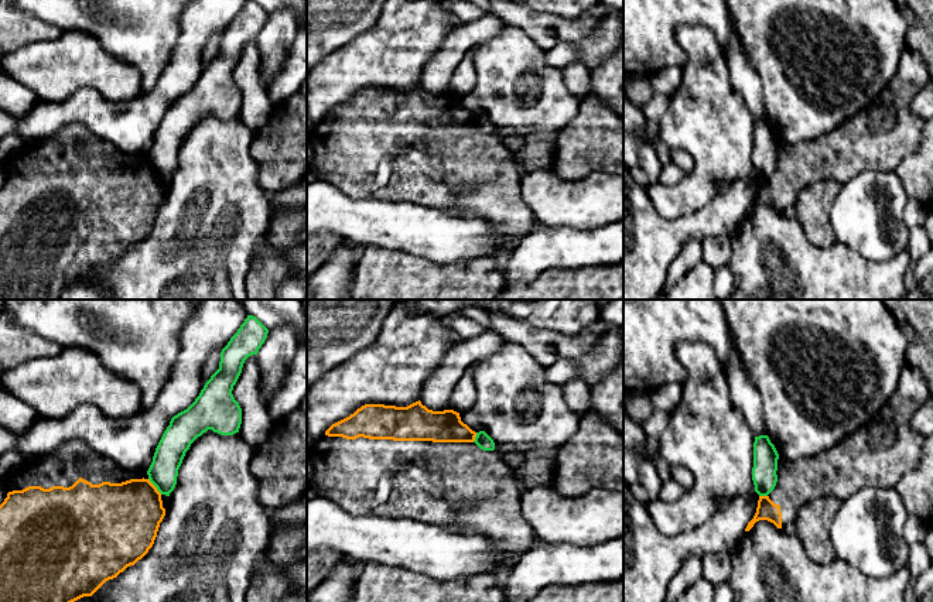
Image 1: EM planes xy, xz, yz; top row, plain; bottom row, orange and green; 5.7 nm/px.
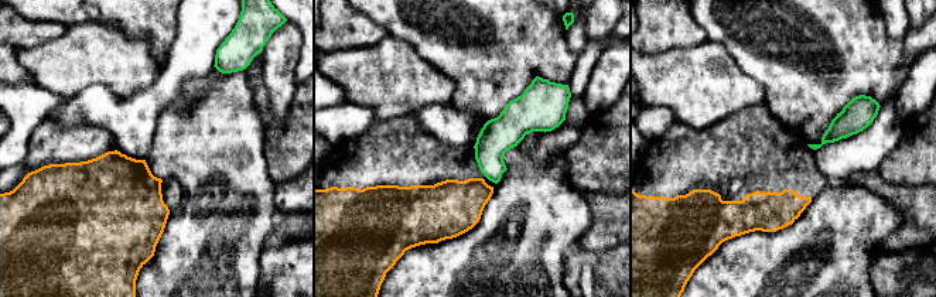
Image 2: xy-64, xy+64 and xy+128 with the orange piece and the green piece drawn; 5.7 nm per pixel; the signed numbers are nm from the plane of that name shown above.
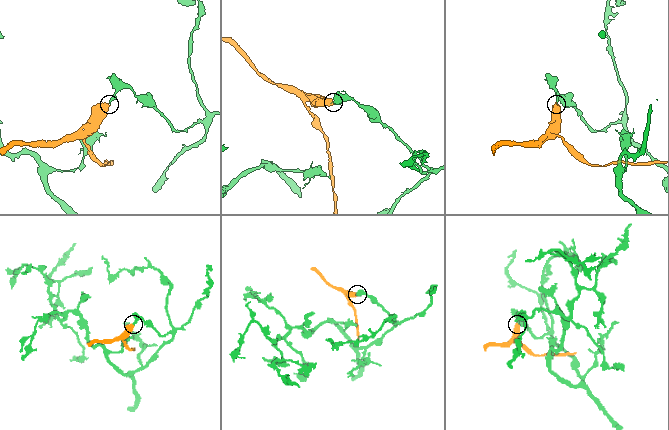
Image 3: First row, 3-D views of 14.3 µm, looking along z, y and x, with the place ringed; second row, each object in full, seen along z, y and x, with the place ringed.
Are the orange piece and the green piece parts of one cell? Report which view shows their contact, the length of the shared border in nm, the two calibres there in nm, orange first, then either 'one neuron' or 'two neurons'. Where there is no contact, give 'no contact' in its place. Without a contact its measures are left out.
xy | 120 nm | 400/170 nm | two neurons

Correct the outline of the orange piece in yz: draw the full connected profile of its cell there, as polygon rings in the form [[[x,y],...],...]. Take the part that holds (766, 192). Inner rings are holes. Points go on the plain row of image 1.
[[[906,48],[900,54],[899,69],[893,79],[869,107],[818,138],[796,144],[779,138],[776,170],[768,179],[759,179],[756,196],[745,215],[759,203],[768,203],[778,212],[792,213],[800,191],[821,179],[834,179],[843,185],[865,170],[895,171],[920,144],[925,122],[912,113],[910,103],[929,83],[922,57]]]

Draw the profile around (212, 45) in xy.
[[[221,35],[212,37],[202,49],[202,68],[219,52]]]

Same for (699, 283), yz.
[[[701,260],[659,300],[718,300],[714,294],[714,277],[715,270]]]

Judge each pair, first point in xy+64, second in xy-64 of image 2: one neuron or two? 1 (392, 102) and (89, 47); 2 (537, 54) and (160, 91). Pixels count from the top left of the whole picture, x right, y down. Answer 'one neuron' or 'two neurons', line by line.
1: one neuron
2: two neurons

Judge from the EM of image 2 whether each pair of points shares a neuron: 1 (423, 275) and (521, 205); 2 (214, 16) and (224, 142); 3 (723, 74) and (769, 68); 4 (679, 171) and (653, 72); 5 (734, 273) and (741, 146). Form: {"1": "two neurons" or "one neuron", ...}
{"1": "one neuron", "2": "two neurons", "3": "two neurons", "4": "two neurons", "5": "two neurons"}

